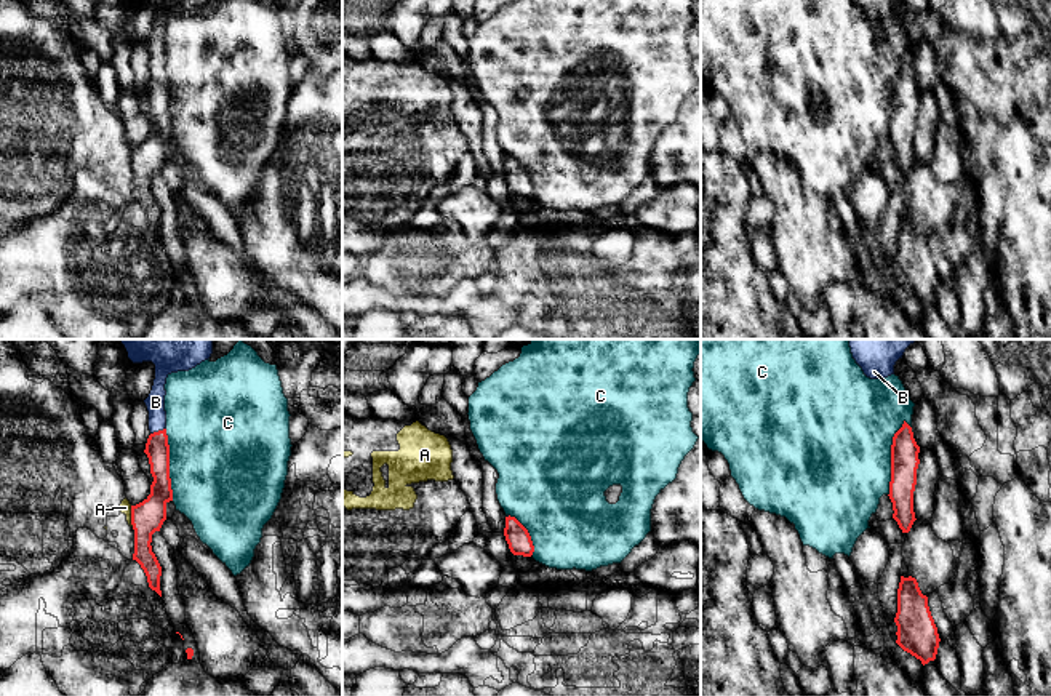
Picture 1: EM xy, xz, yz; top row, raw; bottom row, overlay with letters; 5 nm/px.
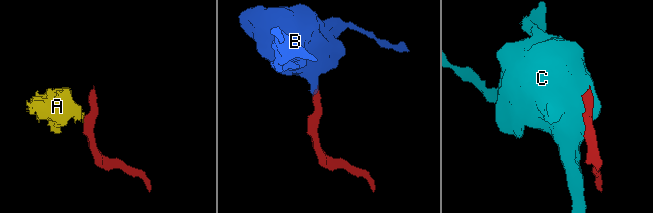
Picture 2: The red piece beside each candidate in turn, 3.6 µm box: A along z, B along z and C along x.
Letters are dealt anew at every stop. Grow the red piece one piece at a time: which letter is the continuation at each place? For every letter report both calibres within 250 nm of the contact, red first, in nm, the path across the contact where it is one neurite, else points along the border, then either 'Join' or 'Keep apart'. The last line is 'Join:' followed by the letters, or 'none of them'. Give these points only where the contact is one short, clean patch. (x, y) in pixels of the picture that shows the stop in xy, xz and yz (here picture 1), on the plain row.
A: Thickness 160 nm (red) against 60 nm. Boundary: xy (130, 148), (130, 164), (133, 167). Keep apart
B: Thickness 120 nm (red) against 100 nm. Path across: xy (157, 90), (159, 72), (155, 44). Join
C: Thickness 140 nm (red) against 500 nm. Boundary: yz (904, 61), (893, 79), (888, 136). Keep apart
Join: B

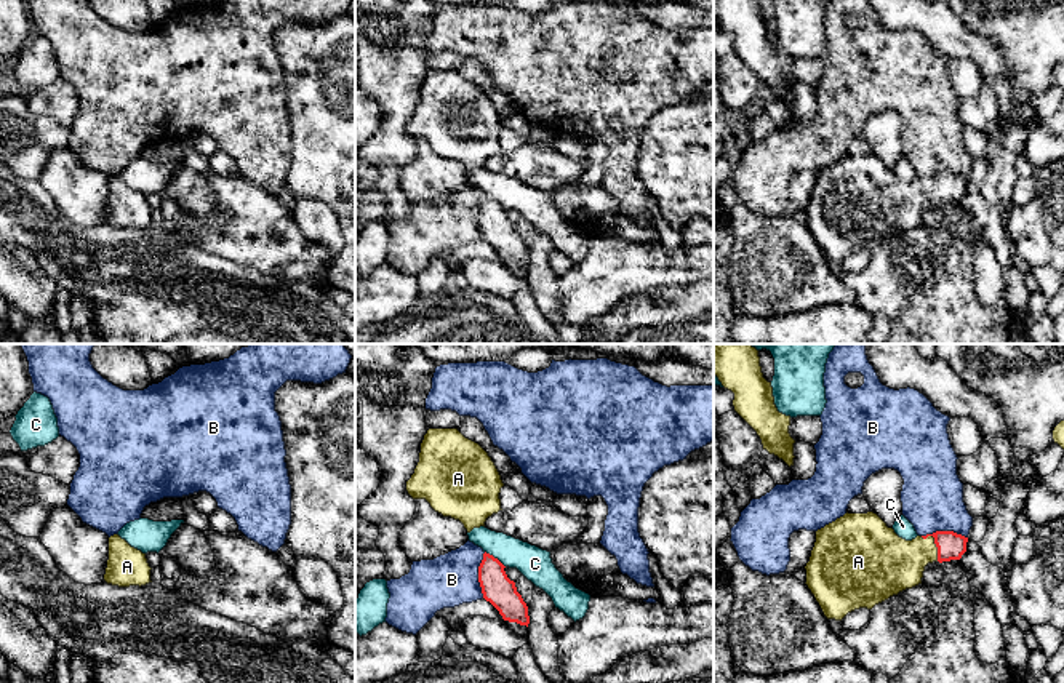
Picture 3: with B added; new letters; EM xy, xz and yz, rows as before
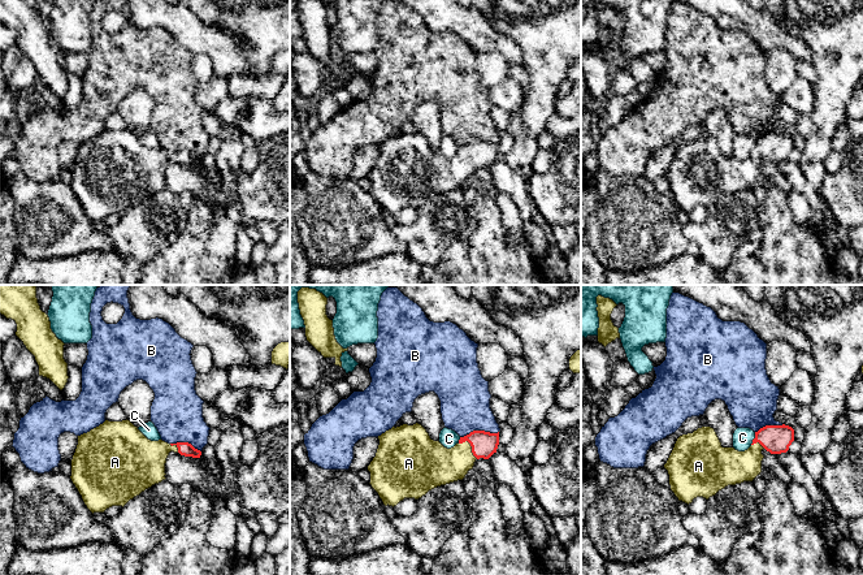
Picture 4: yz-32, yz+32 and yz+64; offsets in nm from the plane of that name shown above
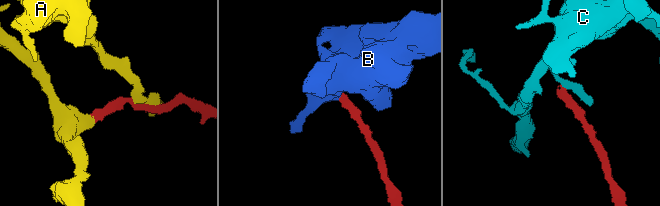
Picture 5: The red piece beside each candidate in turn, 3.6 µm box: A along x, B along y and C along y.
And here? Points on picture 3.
A: Thickness 140 nm (red) against 280 nm. Join
B: Thickness 160 nm (red) against 260 nm. Boundary: xz (485, 194), (479, 208), (482, 239). Keep apart
C: Thickness 160 nm (red) against 160 nm. Boundary: xz (485, 192), (504, 208). Keep apart
Join: A

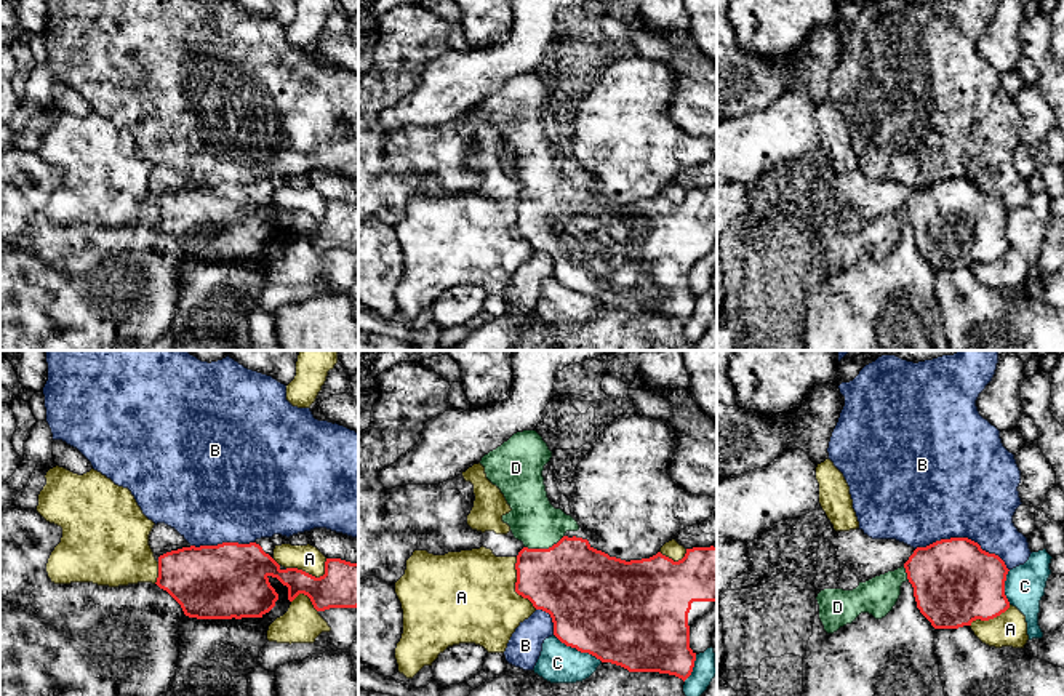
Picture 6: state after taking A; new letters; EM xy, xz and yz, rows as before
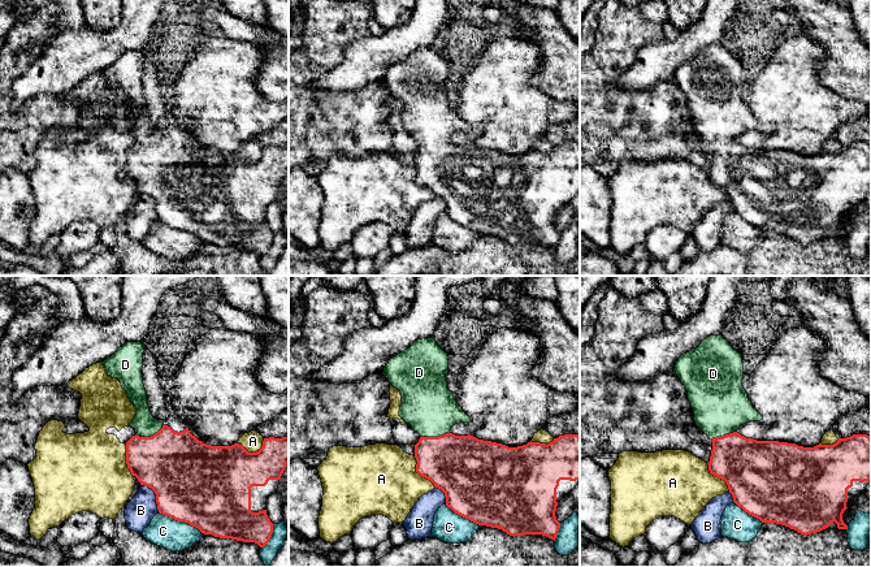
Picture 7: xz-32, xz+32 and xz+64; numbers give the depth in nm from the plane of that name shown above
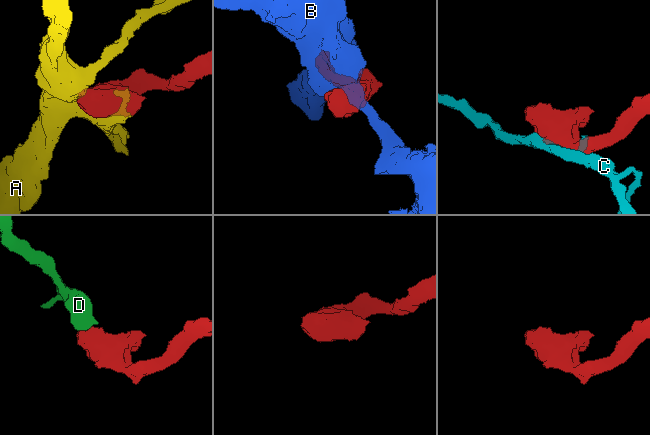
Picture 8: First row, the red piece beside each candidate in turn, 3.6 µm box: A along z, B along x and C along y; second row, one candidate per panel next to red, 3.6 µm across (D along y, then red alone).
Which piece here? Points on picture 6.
A: Thickness 360 nm (red) against 460 nm. Keep apart
B: Thickness 420 nm (red) against 500 nm. Keep apart
C: Thickness 500 nm (red) against 190 nm. Keep apart
D: Thickness 400 nm (red) against 240 nm. Path across: xz (576, 226), (544, 191), (543, 173), (533, 162). Join
Join: D

